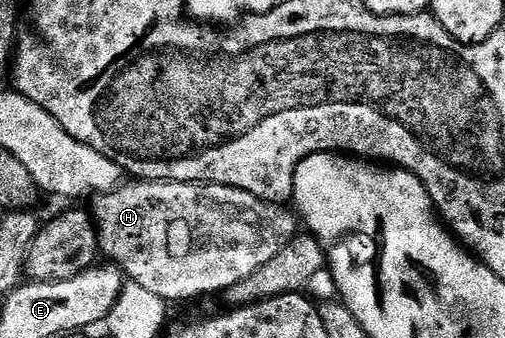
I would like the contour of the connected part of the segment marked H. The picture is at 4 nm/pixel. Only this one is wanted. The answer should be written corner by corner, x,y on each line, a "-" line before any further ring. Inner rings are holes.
133,179
128,183
122,183
109,193
102,193
92,198
93,209
91,208
91,216
94,225
97,226
97,243
100,252
104,256
106,253
109,256
106,258
116,265
129,281
139,283
139,287
153,292
154,295
159,295
167,303
189,301
192,297
205,297
208,293
224,294
226,289
235,287
235,283
243,283
243,279
247,279
247,275
255,275
255,271
259,271
259,267
263,267
263,263
275,259
275,255
279,255
279,251
283,251
283,247
287,247
289,240
296,237
299,232
298,218
292,212
289,214
288,208
273,205
269,201
259,199
242,189
227,187
226,185
194,183
192,181
142,181

